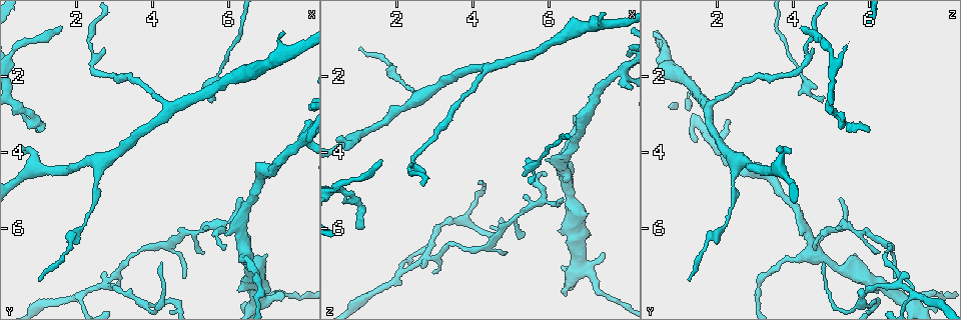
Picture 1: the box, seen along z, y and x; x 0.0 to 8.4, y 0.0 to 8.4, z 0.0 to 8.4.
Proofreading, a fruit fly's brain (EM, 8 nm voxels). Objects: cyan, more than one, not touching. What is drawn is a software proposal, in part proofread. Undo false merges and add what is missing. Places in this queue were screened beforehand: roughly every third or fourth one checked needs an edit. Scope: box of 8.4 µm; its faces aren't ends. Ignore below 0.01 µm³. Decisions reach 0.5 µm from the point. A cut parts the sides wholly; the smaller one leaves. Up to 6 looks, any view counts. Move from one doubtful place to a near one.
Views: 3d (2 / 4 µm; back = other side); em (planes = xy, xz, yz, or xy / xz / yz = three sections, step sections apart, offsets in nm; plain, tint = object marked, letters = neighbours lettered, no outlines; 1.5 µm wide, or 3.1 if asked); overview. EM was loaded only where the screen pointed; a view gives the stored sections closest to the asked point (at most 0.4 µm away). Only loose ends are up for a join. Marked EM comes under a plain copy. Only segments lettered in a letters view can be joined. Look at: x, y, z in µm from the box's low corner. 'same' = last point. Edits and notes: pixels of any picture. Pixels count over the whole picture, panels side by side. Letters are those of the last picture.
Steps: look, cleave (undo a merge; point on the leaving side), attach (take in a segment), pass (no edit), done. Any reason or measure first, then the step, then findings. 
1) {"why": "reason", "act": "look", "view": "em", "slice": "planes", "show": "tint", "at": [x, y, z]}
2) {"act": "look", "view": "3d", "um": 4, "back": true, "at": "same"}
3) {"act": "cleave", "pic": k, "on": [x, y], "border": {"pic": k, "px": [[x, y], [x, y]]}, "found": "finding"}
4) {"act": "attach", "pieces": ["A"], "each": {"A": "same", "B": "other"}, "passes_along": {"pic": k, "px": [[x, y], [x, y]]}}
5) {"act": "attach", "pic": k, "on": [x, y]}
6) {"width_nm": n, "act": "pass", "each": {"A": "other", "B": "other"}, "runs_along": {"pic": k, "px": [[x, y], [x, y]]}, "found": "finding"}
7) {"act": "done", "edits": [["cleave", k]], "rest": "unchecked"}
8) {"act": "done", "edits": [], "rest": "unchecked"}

{"why": "sudden change in width", "act": "look", "view": "em", "slice": "planes", "show": "letters", "at": [2.50, 5.20, 2.45]}

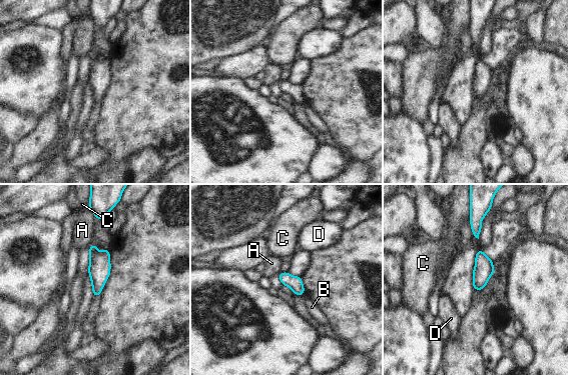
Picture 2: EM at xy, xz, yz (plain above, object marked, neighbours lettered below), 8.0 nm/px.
{"longest_contact_nm": ["A", 70], "act": "pass", "each": {"A": "other", "B": "other", "C": "other", "D": "other"}, "border": {"pic": 2, "px": [[91, 211], [95, 217]]}, "found": "all the same neuron"}

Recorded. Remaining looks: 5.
{"why": "tapers out", "act": "look", "view": "em", "slice": "yz", "step": 4, "show": "tint", "at": [6.30, 5.25, 5.25]}

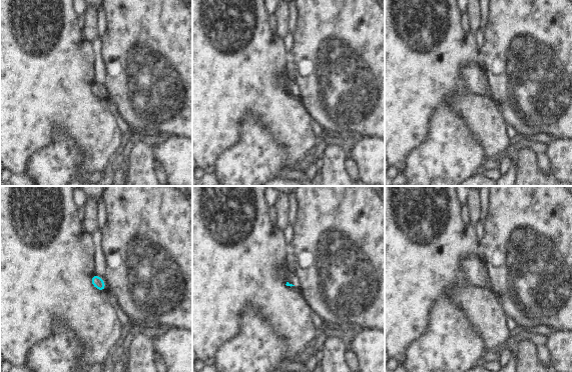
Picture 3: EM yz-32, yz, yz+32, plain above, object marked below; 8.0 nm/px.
{"act": "look", "view": "em", "slice": "planes", "show": "letters", "at": "same"}

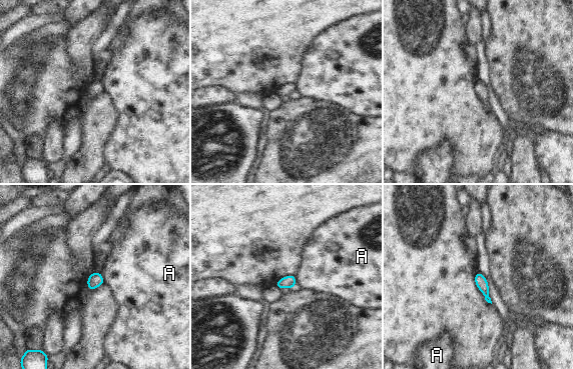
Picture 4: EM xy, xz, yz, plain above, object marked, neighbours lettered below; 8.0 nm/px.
{"act": "pass", "each": {"A": "other"}, "border": {"pic": 4, "px": [[99, 272], [104, 283]]}, "found": "no lettered segment goes on from it"}

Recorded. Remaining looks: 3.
{"why": "an open end", "act": "look", "view": "3d", "um": 4, "at": [7.40, 7.75, 6.60]}

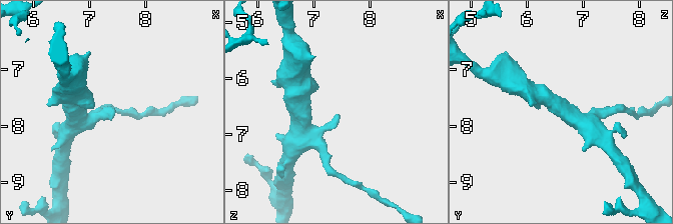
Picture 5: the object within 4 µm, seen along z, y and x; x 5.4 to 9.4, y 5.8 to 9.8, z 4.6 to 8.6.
{"why": "now the EM", "act": "look", "view": "em", "slice": "planes", "show": "letters", "at": [7.40, 7.75, 6.65]}

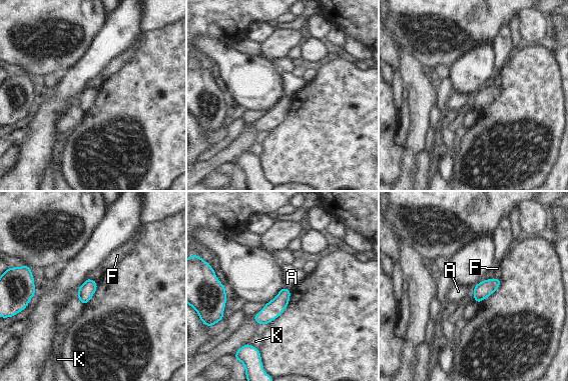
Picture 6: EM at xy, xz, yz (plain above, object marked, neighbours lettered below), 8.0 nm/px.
{"act": "pass", "each": {"A": "other", "F": "other", "K": "other"}, "border": {"pic": 6, "px": [[476, 285], [473, 293]]}, "found": "no lettered segment goes on from it"}

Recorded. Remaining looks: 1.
{"act": "done", "edits": [], "rest": "unchecked"}

